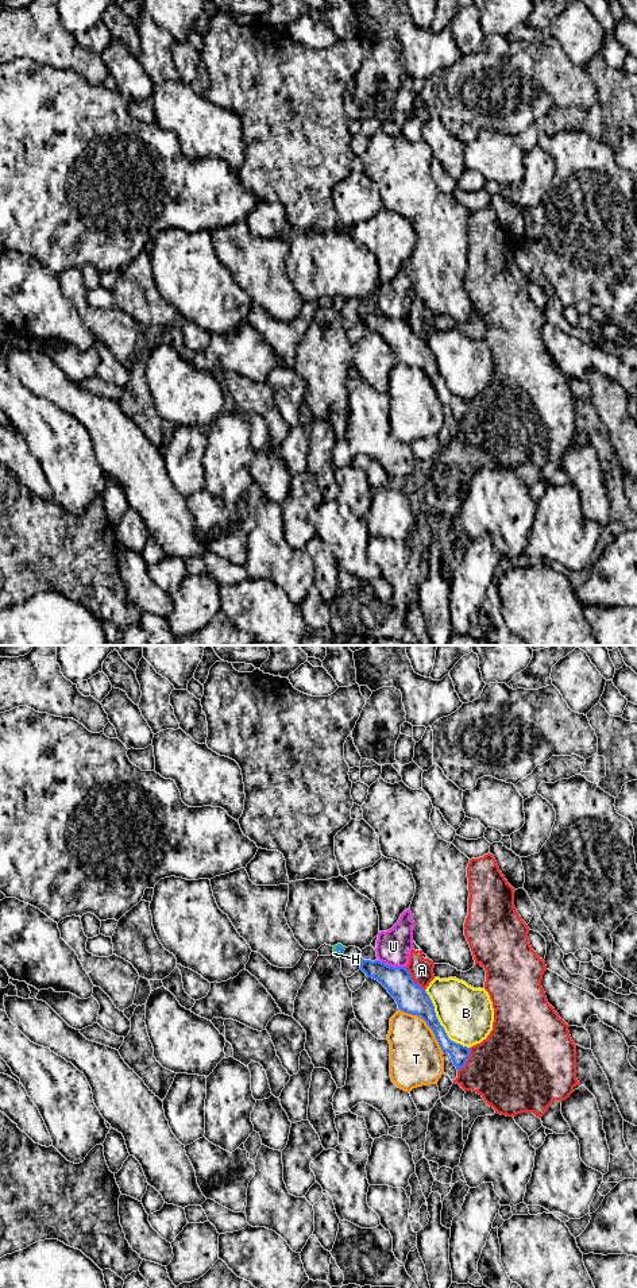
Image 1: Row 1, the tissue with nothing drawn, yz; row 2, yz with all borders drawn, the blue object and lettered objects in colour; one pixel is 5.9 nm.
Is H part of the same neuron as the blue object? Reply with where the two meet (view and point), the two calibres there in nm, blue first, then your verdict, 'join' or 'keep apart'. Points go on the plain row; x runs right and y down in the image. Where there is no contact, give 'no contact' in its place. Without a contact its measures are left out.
contact yz (336, 303); calibres 50 and 20 nm; join

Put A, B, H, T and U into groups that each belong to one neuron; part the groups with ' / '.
A / B / H / T / U

